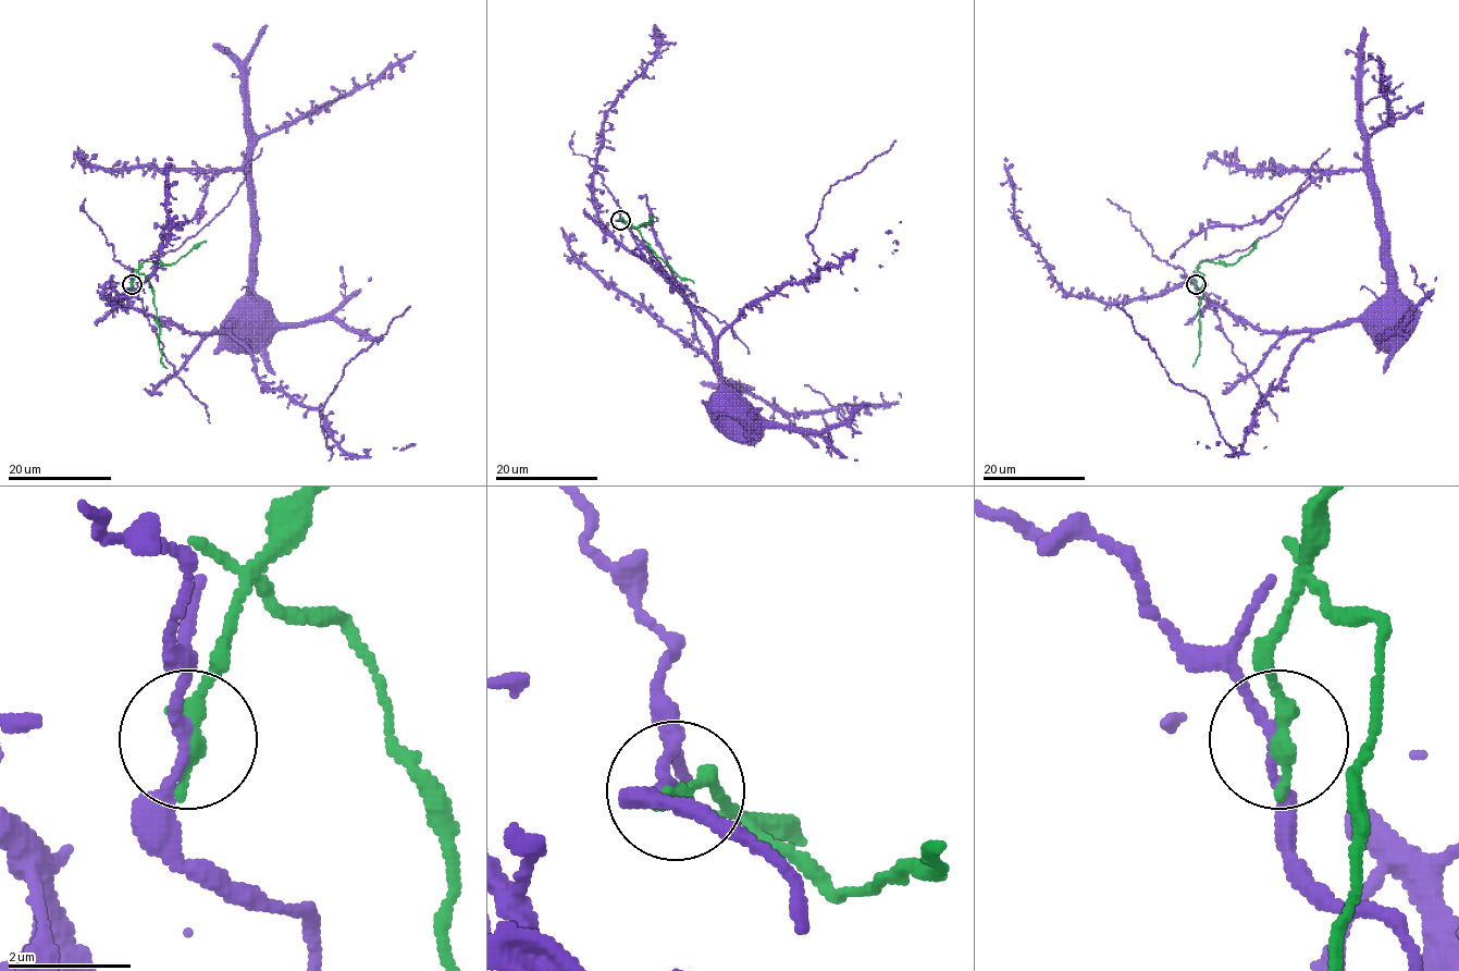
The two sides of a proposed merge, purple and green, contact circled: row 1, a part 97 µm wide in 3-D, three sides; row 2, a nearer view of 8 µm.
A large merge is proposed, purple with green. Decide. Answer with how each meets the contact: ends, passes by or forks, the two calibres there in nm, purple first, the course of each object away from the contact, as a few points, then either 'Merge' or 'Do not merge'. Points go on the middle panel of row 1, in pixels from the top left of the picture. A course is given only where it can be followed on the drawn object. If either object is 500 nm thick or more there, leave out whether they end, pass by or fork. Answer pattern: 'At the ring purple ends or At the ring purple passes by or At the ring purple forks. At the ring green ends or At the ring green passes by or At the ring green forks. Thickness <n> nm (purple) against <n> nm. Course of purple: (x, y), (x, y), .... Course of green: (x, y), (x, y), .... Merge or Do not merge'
At the ring purple passes by. At the ring green ends. Thickness 160 nm (purple) against 320 nm. Course of purple: (620, 219), (708, 329), (722, 396), (738, 412), (639, 195). Course of green: (620, 220), (638, 228), (650, 223), (655, 217). Do not merge

